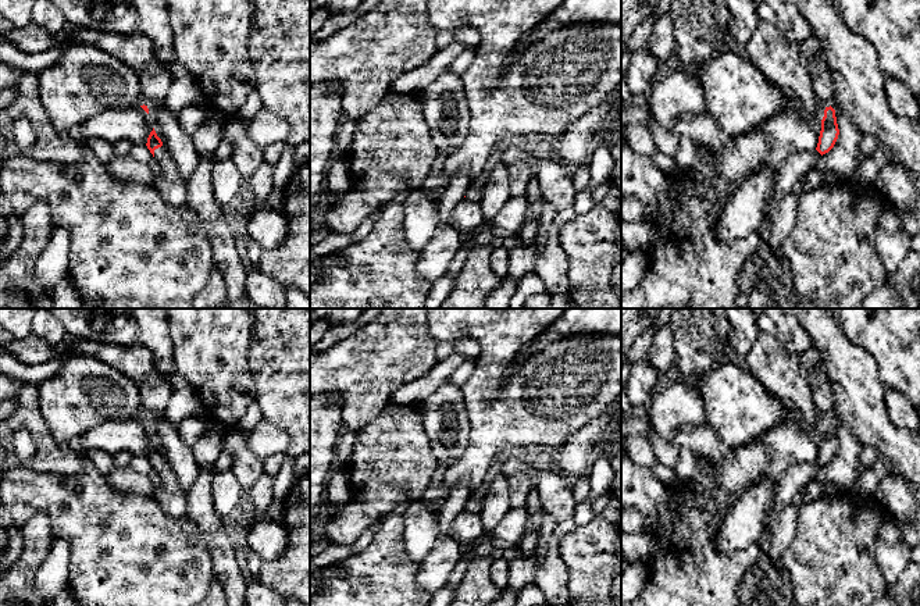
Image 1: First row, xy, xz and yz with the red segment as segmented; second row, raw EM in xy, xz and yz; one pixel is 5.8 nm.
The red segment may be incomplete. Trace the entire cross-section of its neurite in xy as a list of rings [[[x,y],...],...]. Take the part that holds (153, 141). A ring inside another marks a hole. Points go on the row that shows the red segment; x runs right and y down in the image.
[[[154,128],[147,138],[146,146],[161,165],[161,172],[156,175],[153,186],[158,190],[164,202],[172,206],[182,206],[188,196],[188,182],[181,178],[175,161],[157,136]]]

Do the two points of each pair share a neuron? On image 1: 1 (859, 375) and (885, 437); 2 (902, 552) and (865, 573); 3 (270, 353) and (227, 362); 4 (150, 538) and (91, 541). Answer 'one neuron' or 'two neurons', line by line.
1: one neuron
2: two neurons
3: two neurons
4: one neuron

